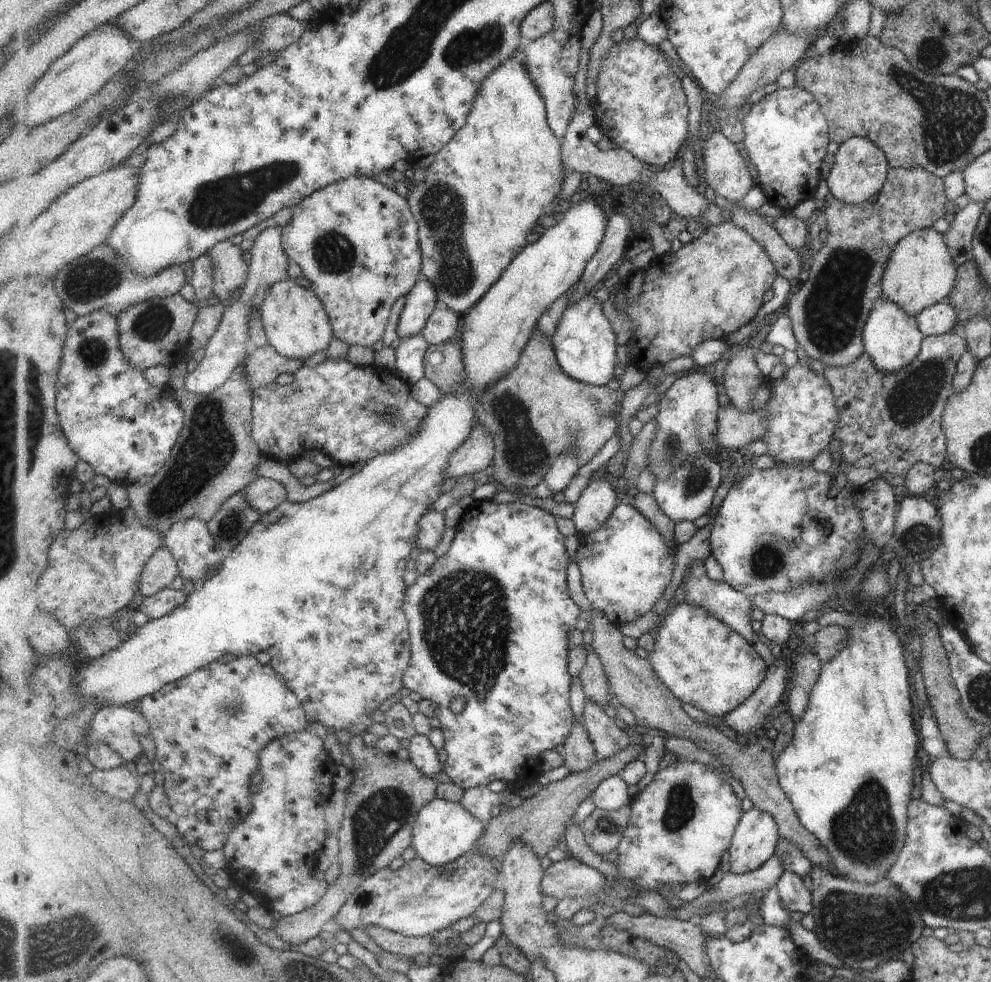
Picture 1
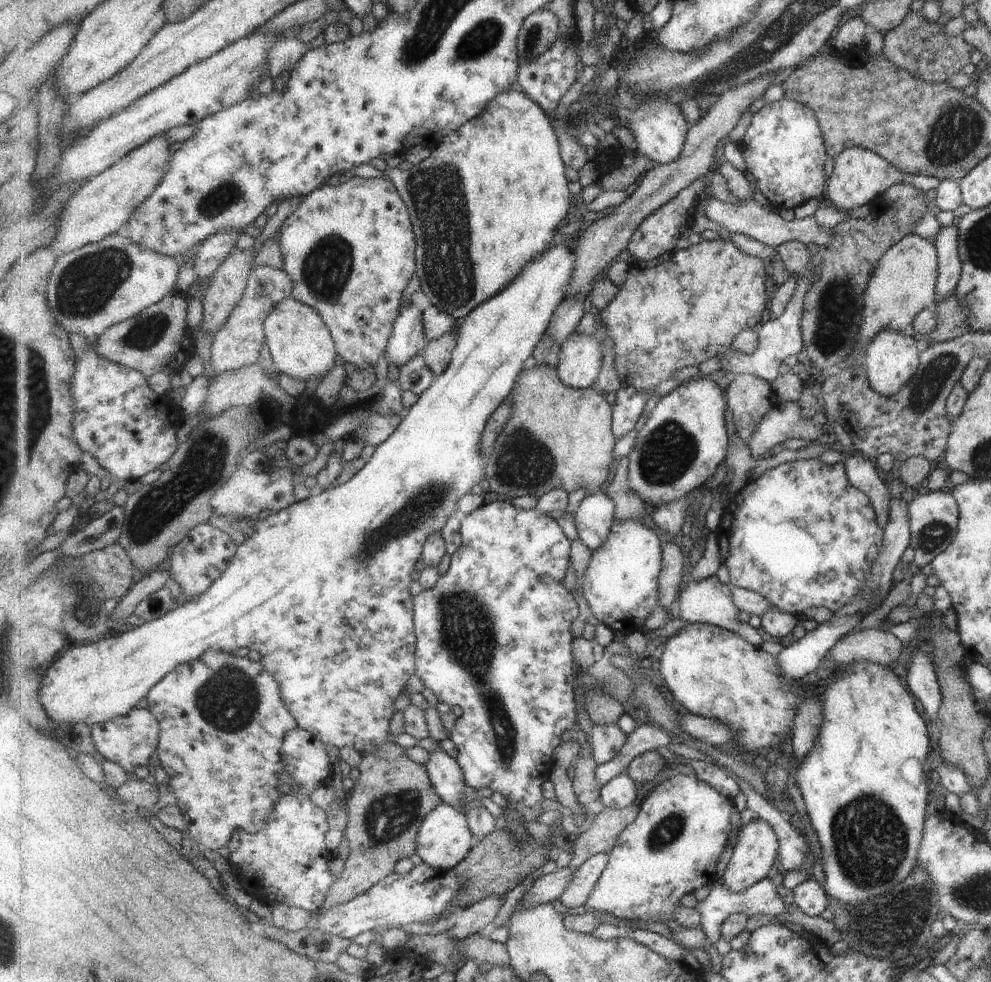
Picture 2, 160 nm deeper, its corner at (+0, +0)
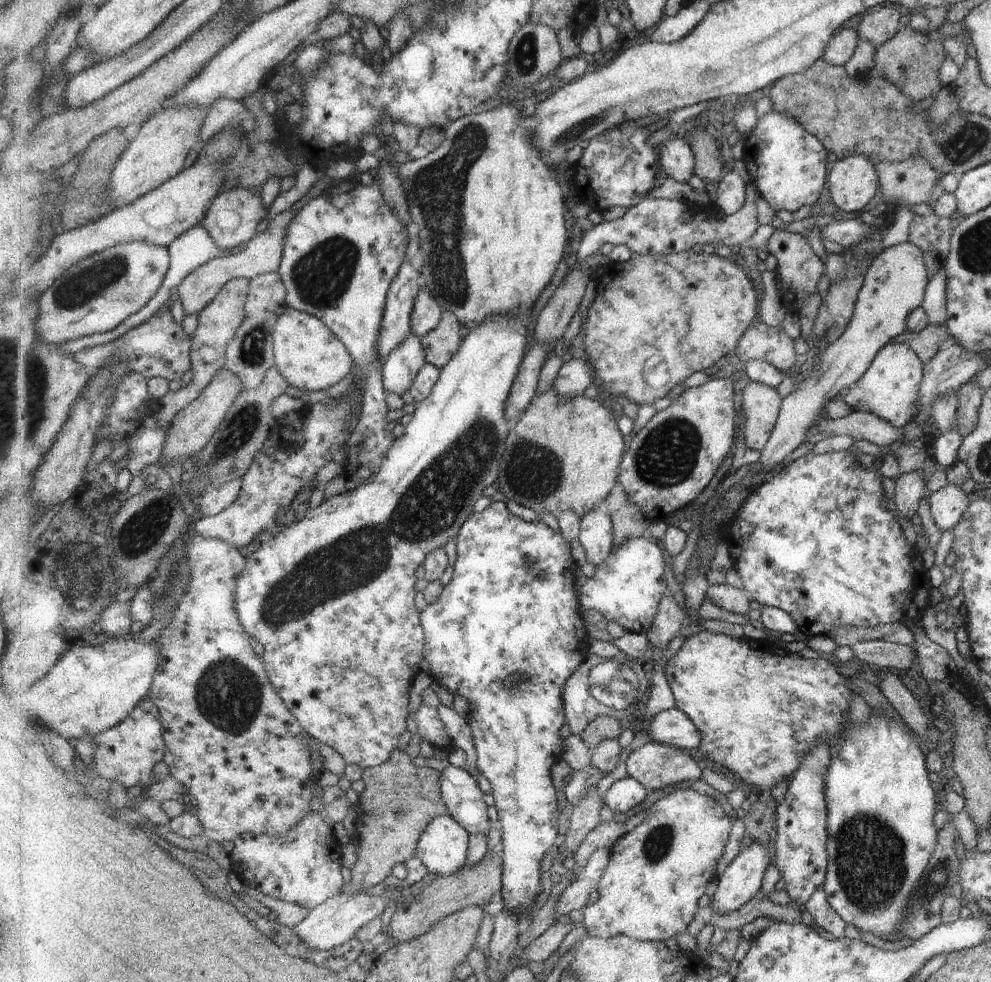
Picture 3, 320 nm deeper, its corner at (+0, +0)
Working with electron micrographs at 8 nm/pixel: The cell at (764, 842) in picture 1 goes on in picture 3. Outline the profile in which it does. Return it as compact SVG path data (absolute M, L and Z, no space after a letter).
M754 842L748 849L739 852L724 873L717 878L718 889L715 891L714 897L711 898L709 906L719 914L727 914L738 911L745 906L759 891L762 890L764 876L769 868L771 860L767 848L763 848L761 844Z

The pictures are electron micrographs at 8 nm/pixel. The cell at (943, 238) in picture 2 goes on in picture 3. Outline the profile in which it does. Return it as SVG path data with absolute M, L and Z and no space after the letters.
M943 266L930 278L924 288L924 295L920 304L929 325L943 325L946 321L946 274Z

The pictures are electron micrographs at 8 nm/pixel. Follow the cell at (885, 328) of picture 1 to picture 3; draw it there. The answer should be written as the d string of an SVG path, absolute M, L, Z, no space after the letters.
M887 343L880 348L870 362L865 374L854 382L838 398L855 411L873 413L895 428L902 428L916 416L916 400L922 379L923 363L903 343Z

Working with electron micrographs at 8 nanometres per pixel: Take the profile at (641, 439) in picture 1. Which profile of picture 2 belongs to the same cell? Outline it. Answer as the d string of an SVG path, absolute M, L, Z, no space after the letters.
M625 457L621 464L617 466L617 476L613 478L611 486L603 490L614 500L615 518L617 521L637 521L647 514L644 500L631 488L628 477L630 462L625 462Z

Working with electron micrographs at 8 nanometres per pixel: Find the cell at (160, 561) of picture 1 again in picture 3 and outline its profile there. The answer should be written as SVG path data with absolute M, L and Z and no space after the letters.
M132 600L122 603L112 602L99 616L96 629L103 631L109 639L121 639L123 634L133 635L129 630L132 621L130 618L131 604Z

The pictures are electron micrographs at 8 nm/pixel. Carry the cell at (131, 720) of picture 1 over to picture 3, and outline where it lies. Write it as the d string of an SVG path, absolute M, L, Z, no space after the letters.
M150 698L143 700L121 724L91 737L95 744L93 765L97 776L109 782L119 781L127 788L140 784L147 789L154 782L155 764L164 760L168 749L163 731L157 705Z

